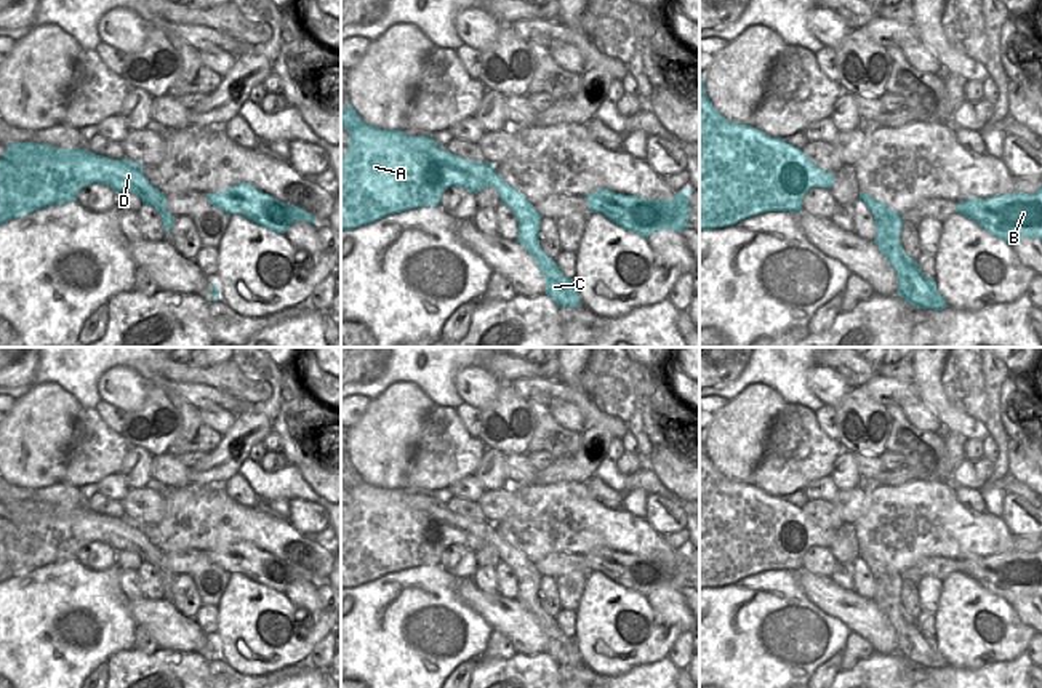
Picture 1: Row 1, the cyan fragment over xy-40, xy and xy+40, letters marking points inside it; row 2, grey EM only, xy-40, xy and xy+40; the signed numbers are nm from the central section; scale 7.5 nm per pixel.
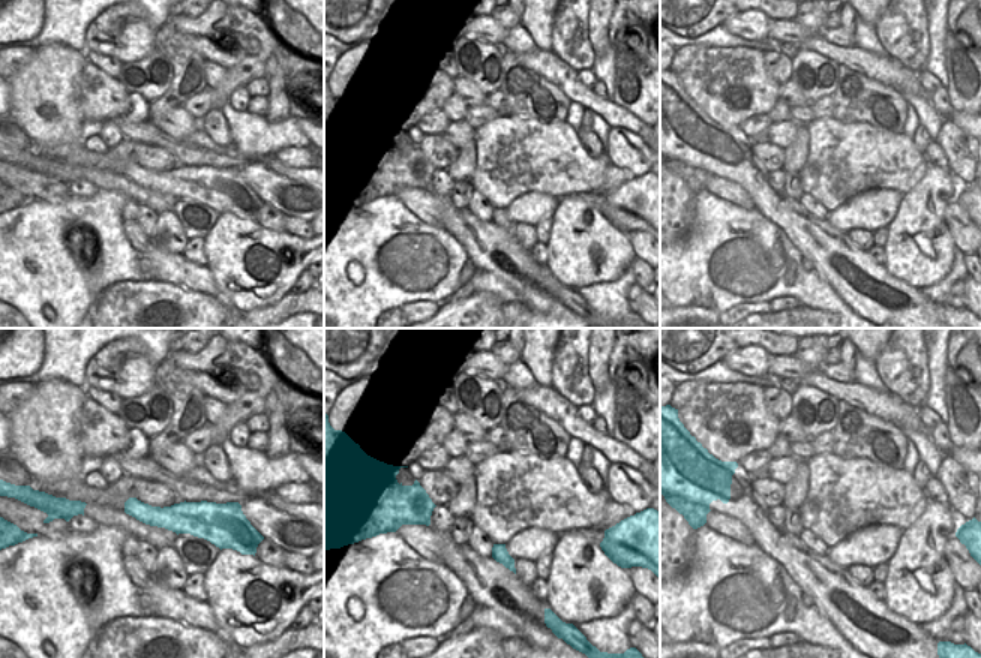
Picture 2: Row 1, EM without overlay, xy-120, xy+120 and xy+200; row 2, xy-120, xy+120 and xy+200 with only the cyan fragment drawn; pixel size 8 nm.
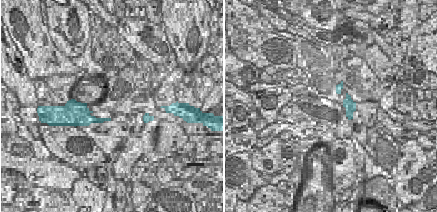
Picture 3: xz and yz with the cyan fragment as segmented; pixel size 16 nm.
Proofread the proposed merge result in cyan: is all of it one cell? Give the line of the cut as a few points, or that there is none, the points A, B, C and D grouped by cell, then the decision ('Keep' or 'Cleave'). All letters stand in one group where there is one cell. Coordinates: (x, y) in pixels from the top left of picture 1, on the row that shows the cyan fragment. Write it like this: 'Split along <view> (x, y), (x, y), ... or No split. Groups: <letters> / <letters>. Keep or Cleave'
Split along xy (532, 205), (517, 220). Groups: A B D / C. Cleave

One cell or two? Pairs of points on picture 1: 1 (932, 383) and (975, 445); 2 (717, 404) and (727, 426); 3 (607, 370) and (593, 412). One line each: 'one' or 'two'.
1: two
2: two
3: two

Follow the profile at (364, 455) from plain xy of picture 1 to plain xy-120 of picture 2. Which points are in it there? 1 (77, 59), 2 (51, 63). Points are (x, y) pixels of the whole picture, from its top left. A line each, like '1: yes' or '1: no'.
1: yes
2: yes

